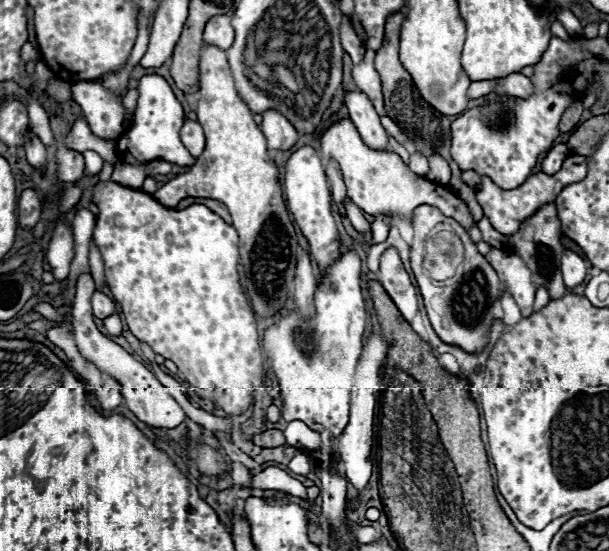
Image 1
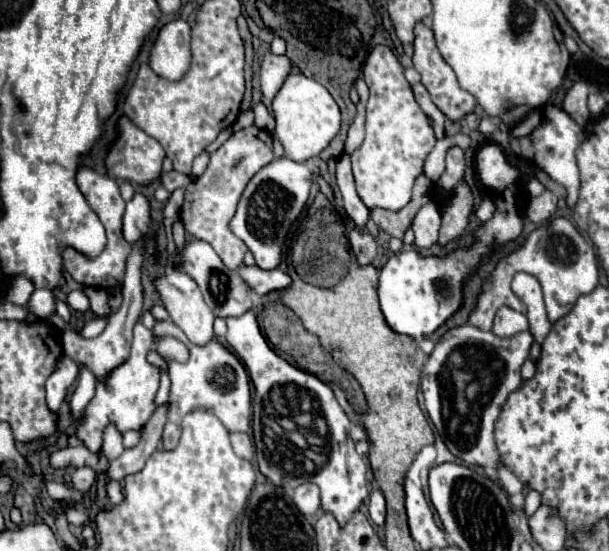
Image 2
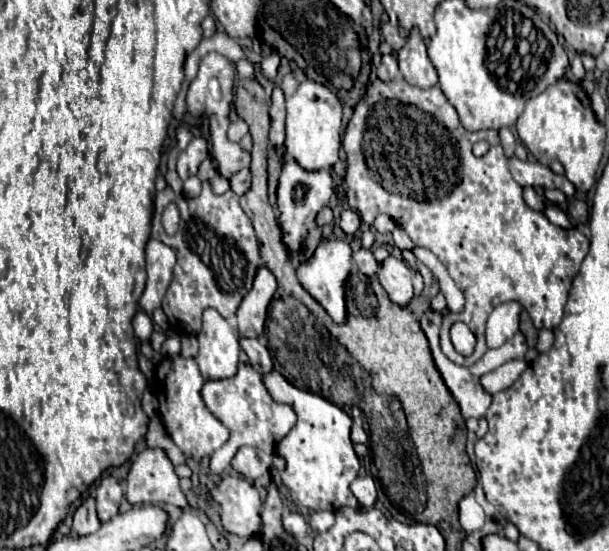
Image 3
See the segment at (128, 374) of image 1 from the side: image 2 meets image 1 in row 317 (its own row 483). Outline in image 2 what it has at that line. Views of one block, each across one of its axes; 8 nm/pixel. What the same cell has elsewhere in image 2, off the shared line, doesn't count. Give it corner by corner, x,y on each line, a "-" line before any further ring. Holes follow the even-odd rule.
88,466
72,470
72,486
76,490
80,490
80,492
88,492
92,488
94,480
96,480
96,472
92,468
88,468

